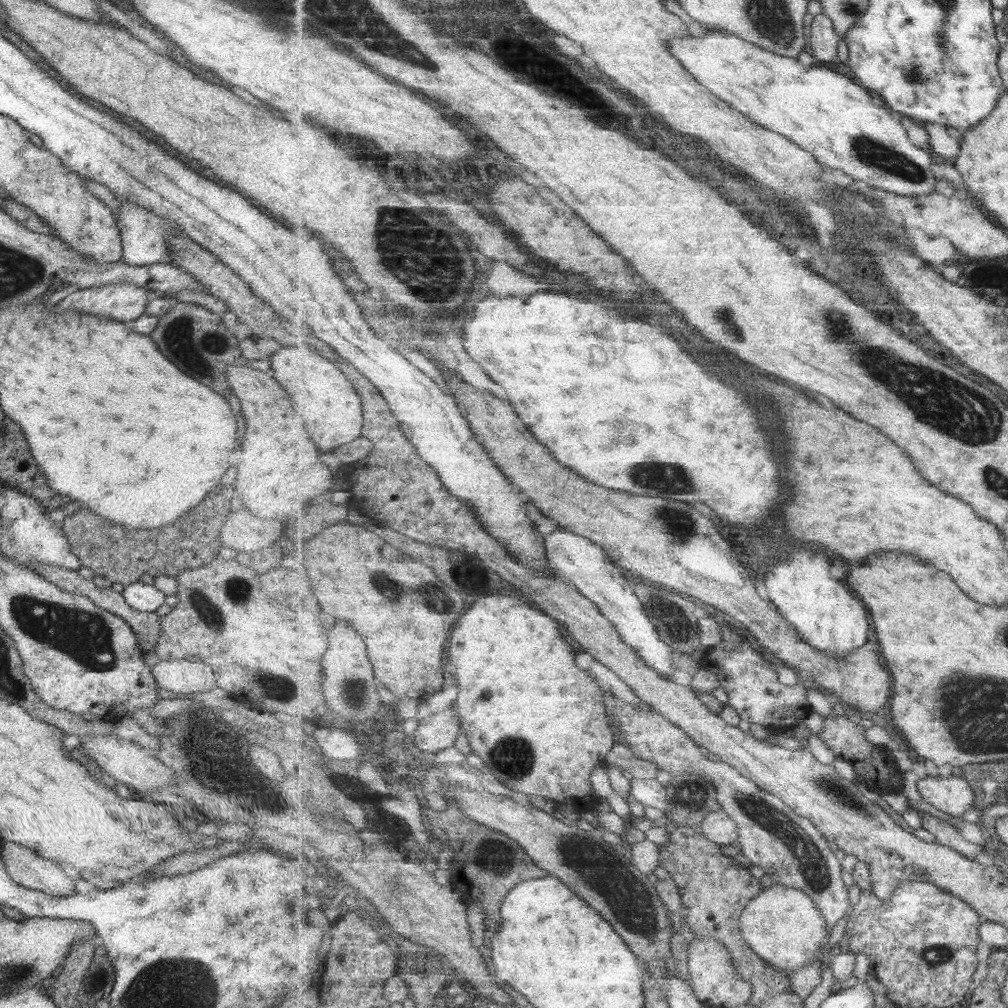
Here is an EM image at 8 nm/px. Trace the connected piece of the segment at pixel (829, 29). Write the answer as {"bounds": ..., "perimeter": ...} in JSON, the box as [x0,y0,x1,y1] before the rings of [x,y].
{"bounds":[810,13,841,61],"perimeter":[[[825,13],[814,15],[810,30],[810,50],[820,61],[837,61],[837,48],[841,36],[837,34],[832,18]]]}

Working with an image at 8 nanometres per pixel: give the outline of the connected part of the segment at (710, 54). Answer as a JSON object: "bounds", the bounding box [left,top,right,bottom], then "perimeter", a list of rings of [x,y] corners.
{"bounds":[669,29,937,196],"perimeter":[[[709,29],[705,36],[673,40],[669,48],[703,86],[709,86],[713,94],[723,98],[753,122],[777,131],[804,147],[820,163],[841,170],[855,181],[861,180],[900,196],[933,194],[937,180],[931,170],[933,160],[929,152],[909,140],[903,124],[891,118],[887,106],[881,108],[881,104],[875,104],[875,100],[871,100],[870,89],[863,88],[863,84],[857,86],[851,78],[829,68],[805,66],[798,58],[777,54],[727,31]]]}

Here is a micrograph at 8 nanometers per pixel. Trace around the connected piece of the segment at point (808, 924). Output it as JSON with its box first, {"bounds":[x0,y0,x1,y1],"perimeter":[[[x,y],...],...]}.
{"bounds":[741,884,828,972],"perimeter":[[[773,884],[764,888],[745,907],[741,930],[748,946],[774,968],[797,972],[823,953],[828,939],[828,922],[817,904],[803,890]]]}

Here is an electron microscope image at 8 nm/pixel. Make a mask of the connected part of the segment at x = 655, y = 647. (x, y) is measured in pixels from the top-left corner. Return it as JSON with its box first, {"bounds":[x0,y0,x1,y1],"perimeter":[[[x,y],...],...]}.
{"bounds":[543,528,674,679],"perimeter":[[[559,528],[543,537],[544,548],[551,568],[555,569],[565,580],[581,591],[581,594],[592,599],[600,611],[616,626],[625,642],[632,646],[636,653],[653,667],[659,675],[673,679],[672,655],[674,648],[661,638],[656,623],[645,612],[644,603],[637,596],[630,575],[613,563],[603,550],[590,538],[585,538],[572,531]]]}

